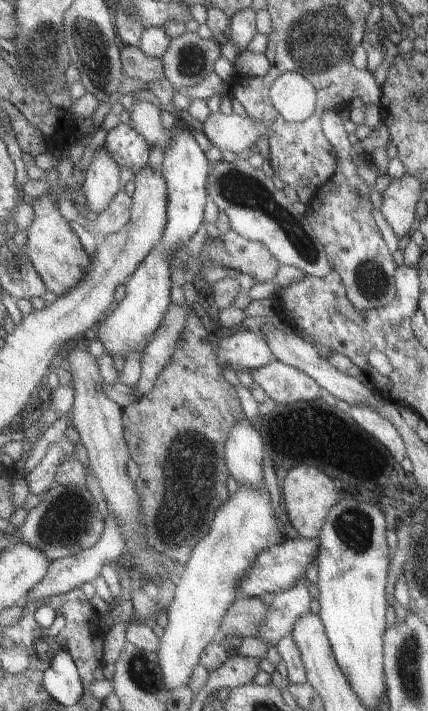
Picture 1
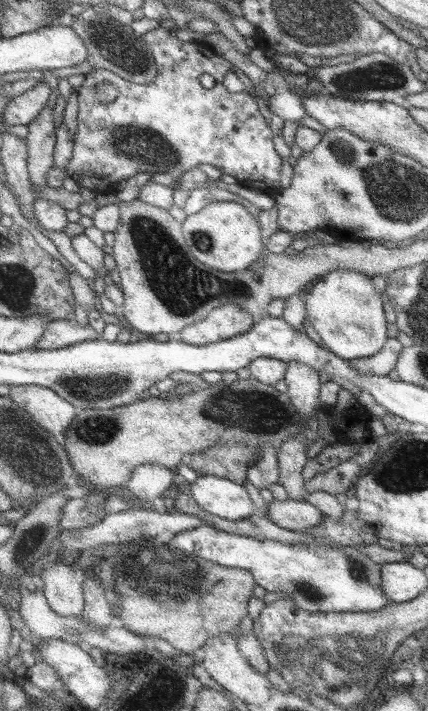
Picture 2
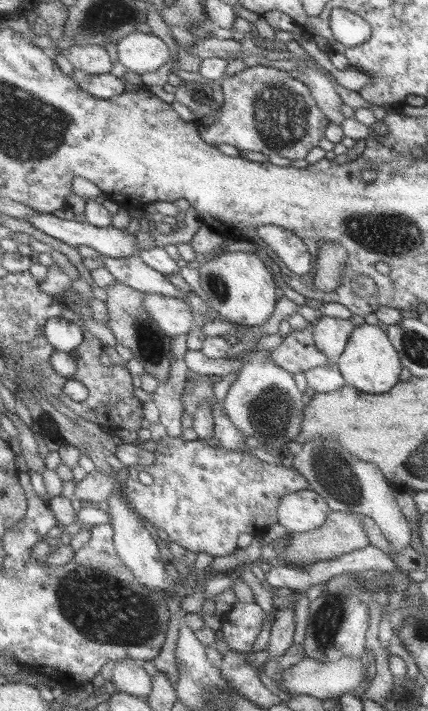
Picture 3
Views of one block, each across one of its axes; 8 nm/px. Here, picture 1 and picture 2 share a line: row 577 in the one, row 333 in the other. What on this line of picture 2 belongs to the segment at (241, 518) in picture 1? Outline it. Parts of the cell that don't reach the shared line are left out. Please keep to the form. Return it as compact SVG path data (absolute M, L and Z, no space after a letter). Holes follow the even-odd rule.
M236 304L217 307L203 320L189 325L178 334L187 344L205 346L235 338L252 326L252 316Z

